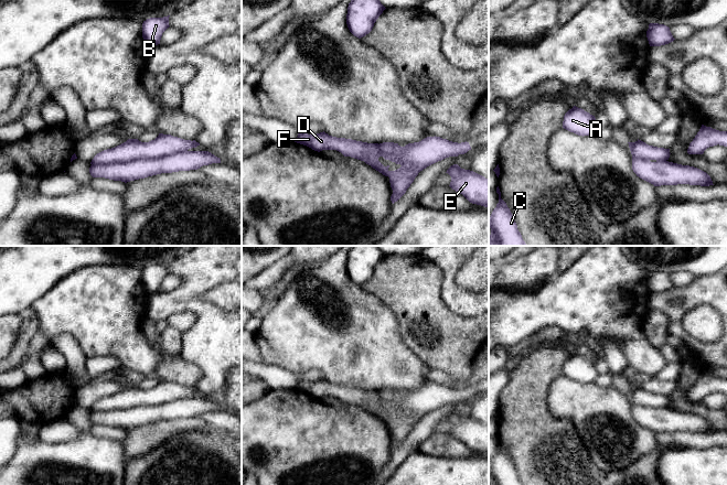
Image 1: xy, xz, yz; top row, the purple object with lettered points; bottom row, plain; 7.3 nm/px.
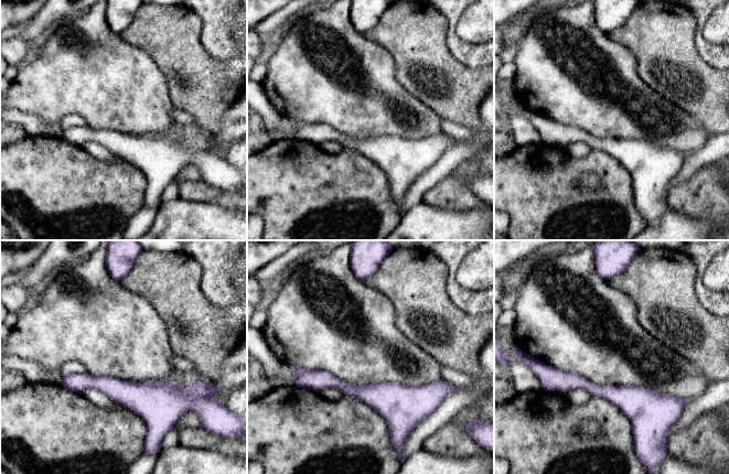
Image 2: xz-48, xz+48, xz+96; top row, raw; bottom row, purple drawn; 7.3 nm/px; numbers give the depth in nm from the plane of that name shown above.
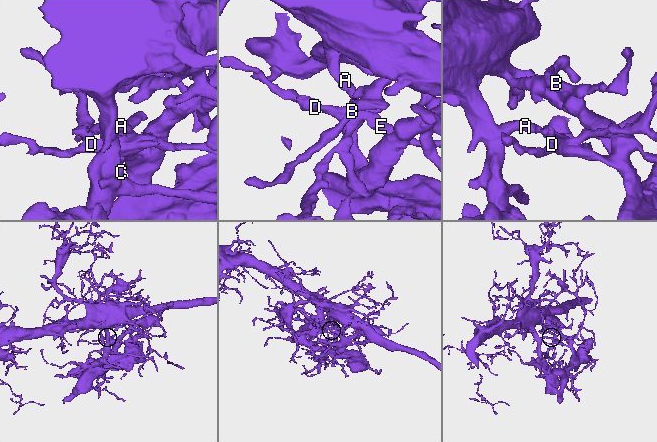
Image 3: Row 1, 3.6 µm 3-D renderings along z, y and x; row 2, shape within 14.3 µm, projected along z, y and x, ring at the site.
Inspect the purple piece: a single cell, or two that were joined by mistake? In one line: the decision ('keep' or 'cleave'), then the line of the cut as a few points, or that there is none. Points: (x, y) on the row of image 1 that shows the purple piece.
cleave | xy (186, 150), (159, 158), (134, 159), (130, 161), (92, 165)

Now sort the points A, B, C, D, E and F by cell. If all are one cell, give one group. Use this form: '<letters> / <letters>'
A B C D E / F

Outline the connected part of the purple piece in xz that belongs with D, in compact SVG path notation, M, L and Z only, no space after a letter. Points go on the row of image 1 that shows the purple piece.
M320 132L314 134L312 141L308 144L314 151L336 150L344 157L351 157L361 161L375 159L378 161L383 157L378 143L367 143L345 138L336 138L328 133Z

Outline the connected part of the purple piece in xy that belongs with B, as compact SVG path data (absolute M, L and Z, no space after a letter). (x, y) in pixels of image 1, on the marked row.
M169 17L150 18L142 23L142 37L148 46L160 44L162 33L170 26Z

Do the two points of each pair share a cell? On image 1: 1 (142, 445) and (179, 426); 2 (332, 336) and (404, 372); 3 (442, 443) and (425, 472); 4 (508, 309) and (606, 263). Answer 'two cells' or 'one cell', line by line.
1: one cell
2: one cell
3: two cells
4: one cell

